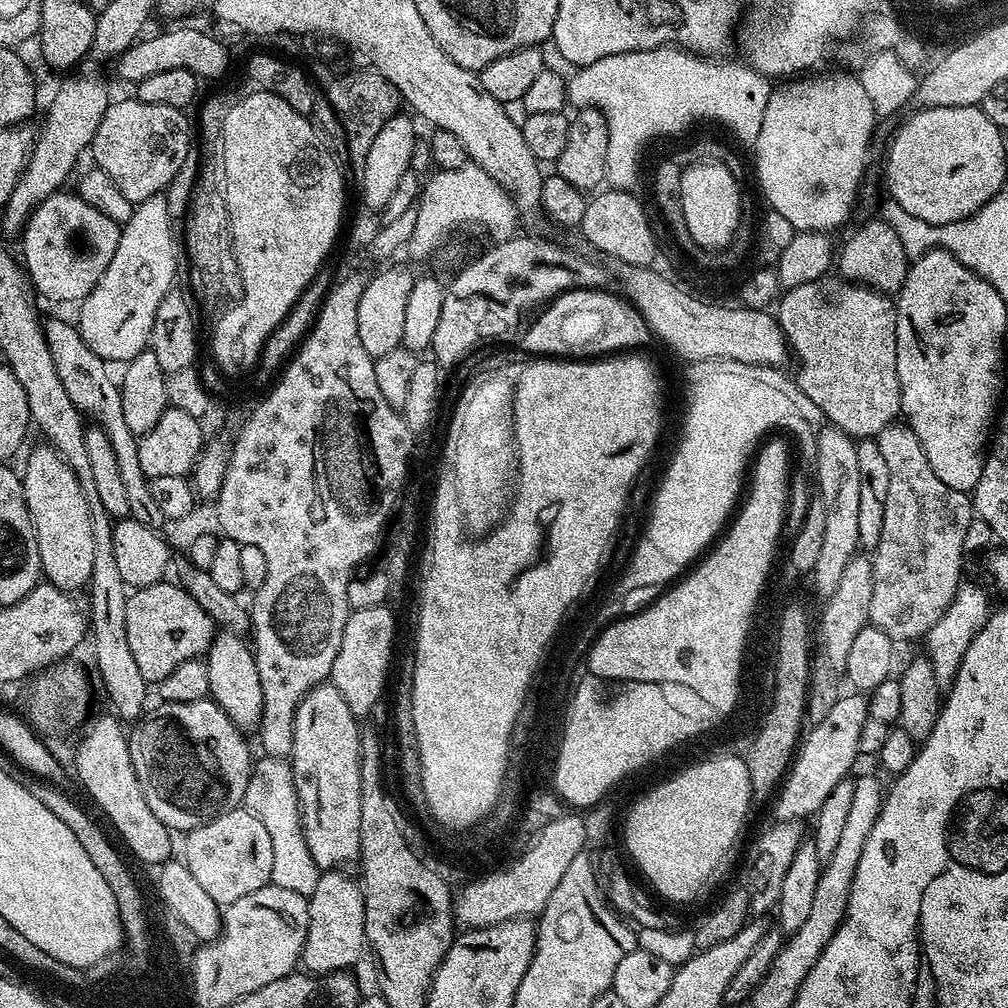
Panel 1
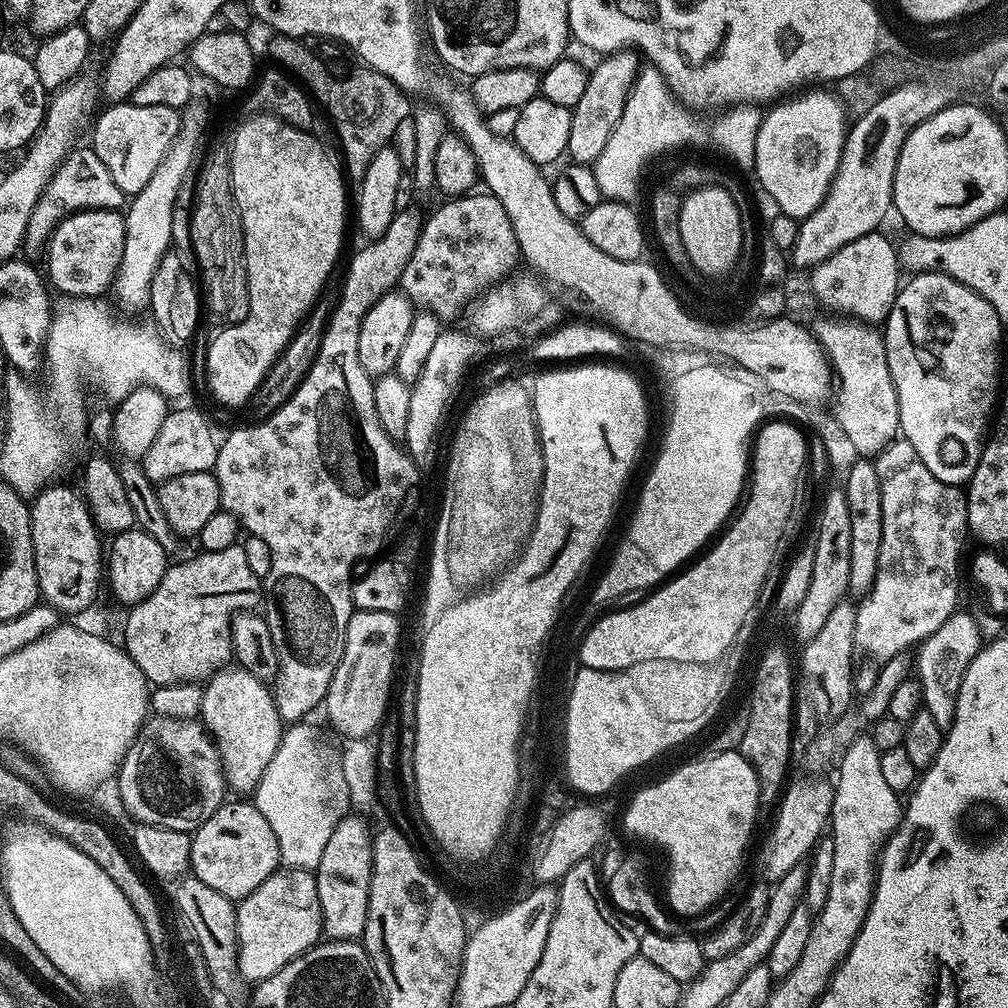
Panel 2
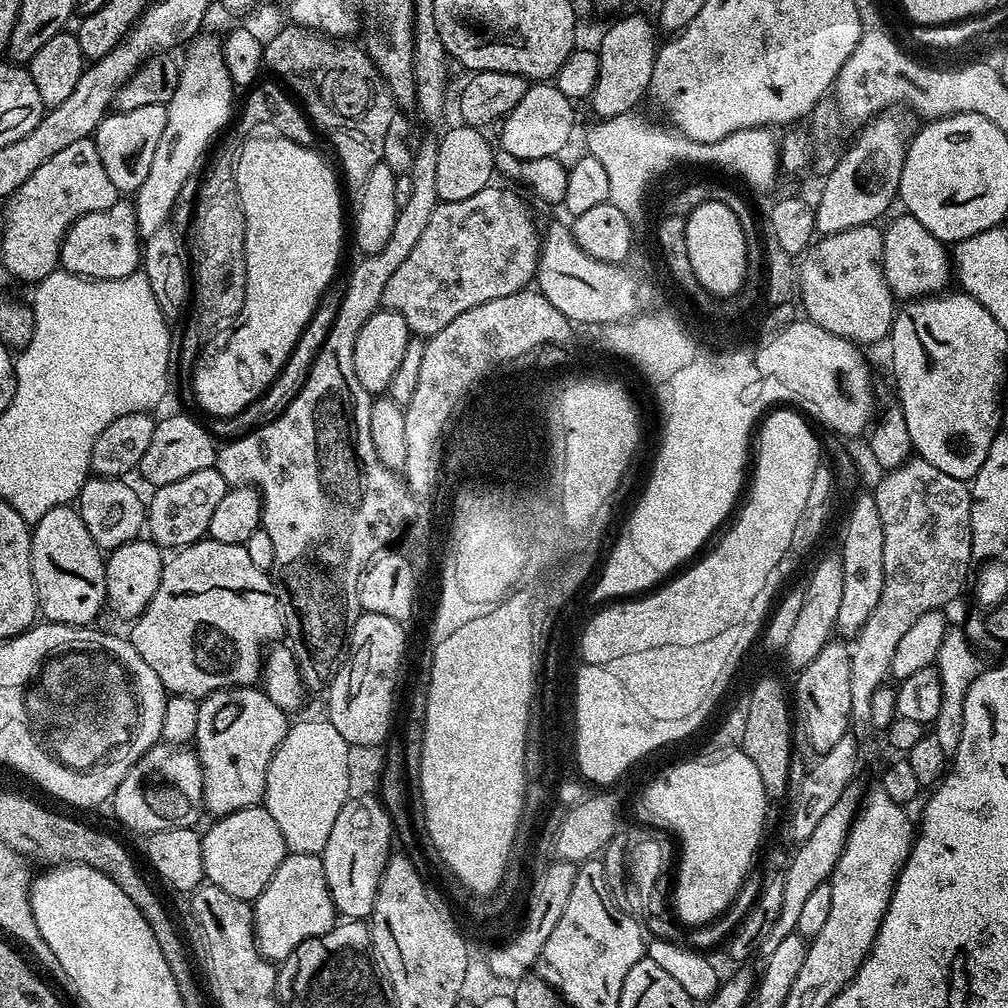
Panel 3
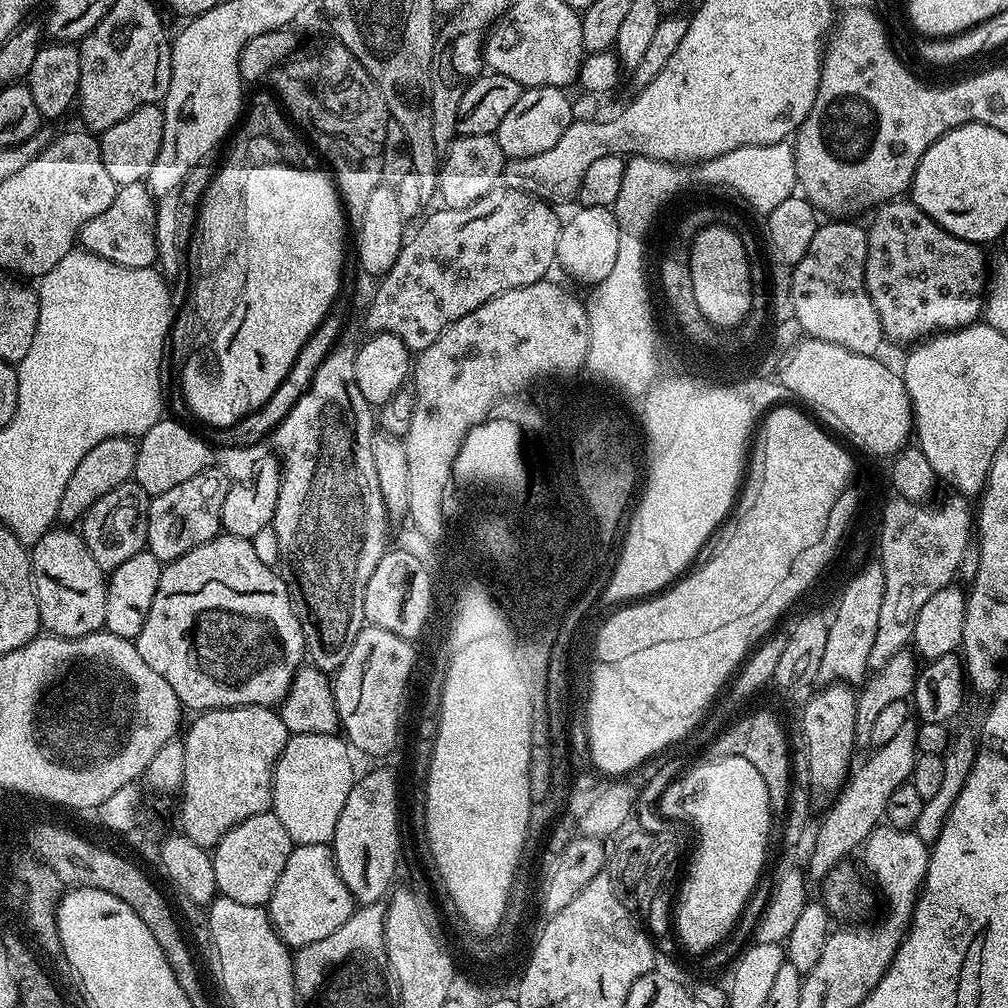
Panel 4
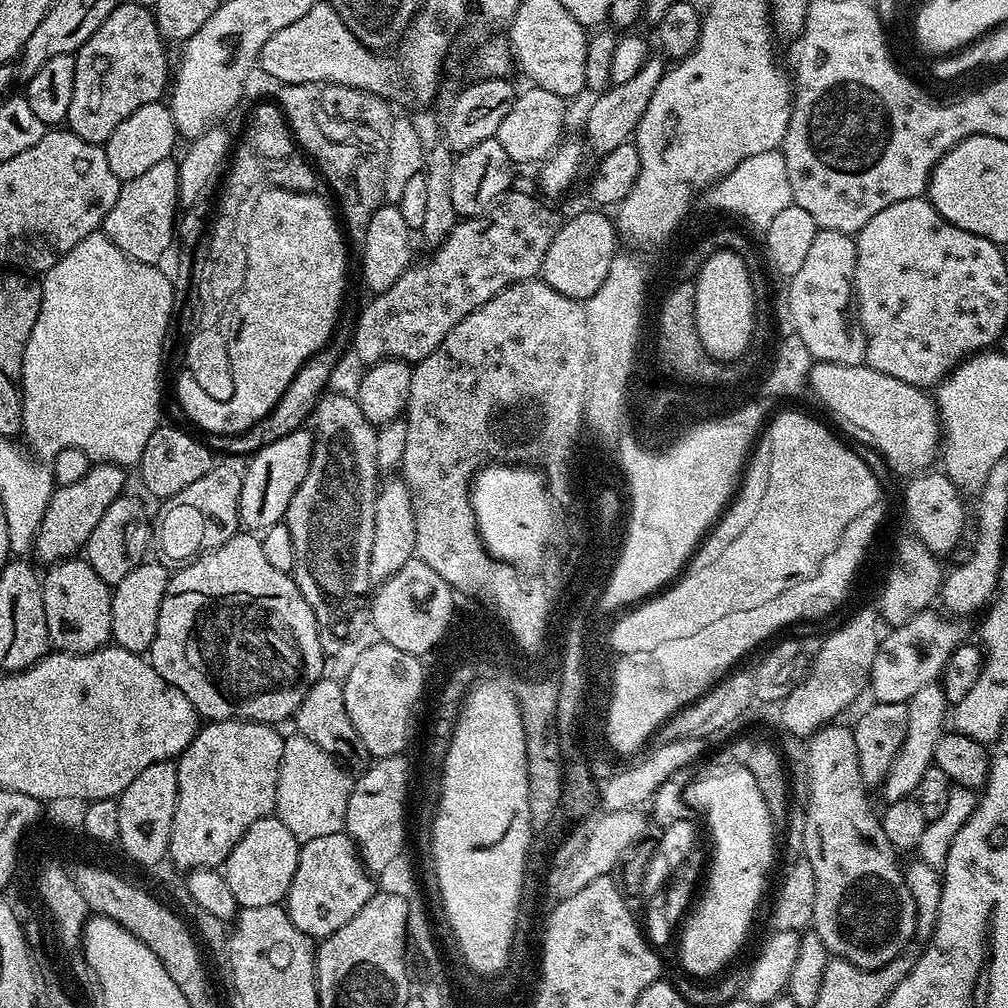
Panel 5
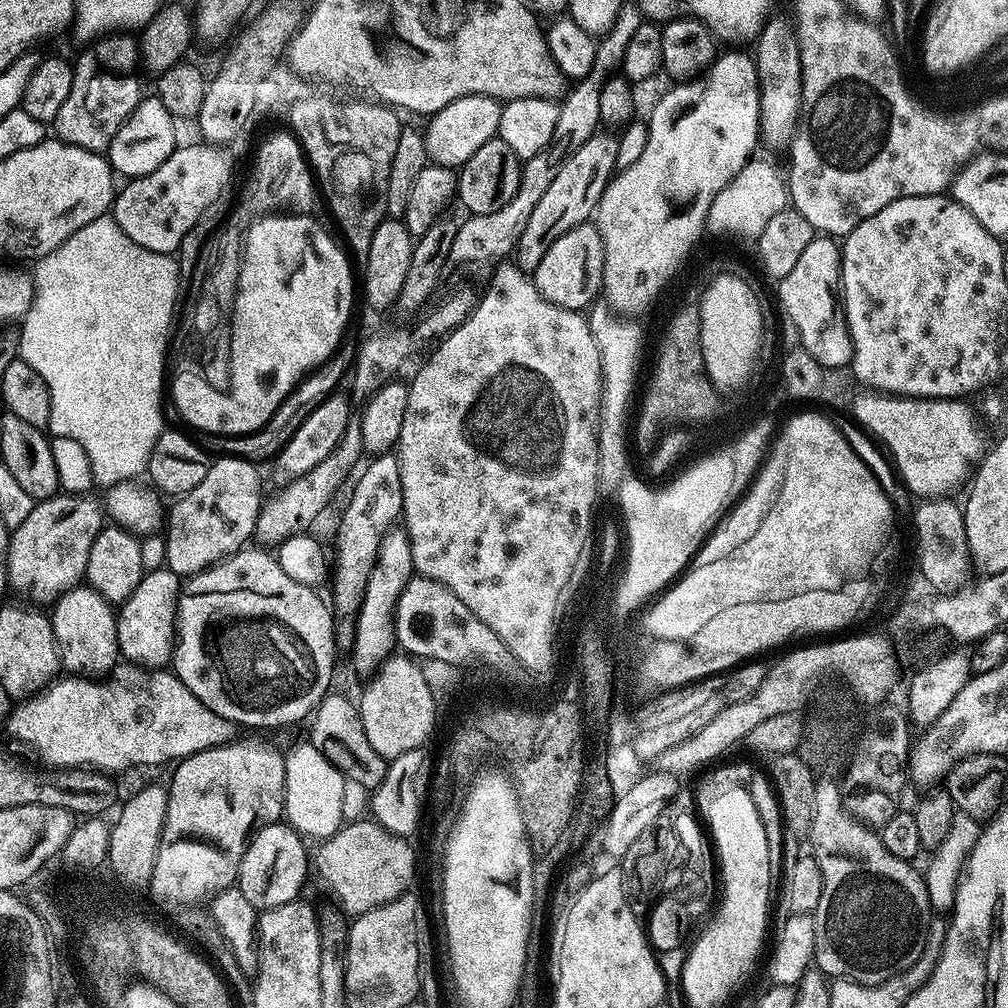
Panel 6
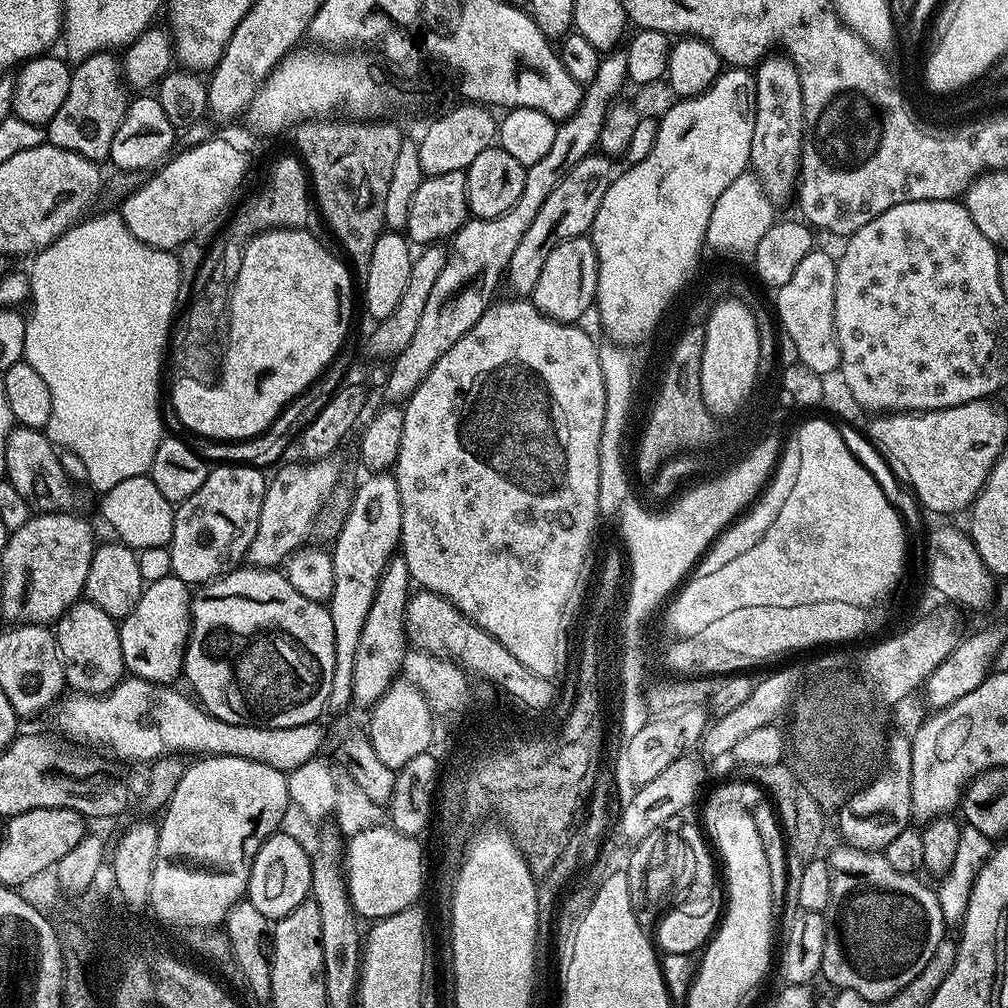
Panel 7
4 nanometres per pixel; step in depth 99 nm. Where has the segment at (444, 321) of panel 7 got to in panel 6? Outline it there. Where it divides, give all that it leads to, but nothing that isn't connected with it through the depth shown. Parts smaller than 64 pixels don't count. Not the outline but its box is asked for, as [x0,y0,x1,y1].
[449,181,550,268]

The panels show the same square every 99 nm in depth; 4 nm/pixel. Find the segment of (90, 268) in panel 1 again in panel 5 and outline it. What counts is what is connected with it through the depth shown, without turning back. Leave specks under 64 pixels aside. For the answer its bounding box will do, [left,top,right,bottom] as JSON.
[102,158,178,265]

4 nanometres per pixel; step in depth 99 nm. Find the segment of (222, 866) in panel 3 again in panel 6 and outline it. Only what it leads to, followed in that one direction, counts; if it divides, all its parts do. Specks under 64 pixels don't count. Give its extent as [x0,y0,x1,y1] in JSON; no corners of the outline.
[238,822,310,910]

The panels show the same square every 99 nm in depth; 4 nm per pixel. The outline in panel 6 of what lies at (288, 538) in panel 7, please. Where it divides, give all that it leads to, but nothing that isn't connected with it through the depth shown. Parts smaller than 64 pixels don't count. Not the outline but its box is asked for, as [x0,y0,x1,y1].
[255,419,364,546]

